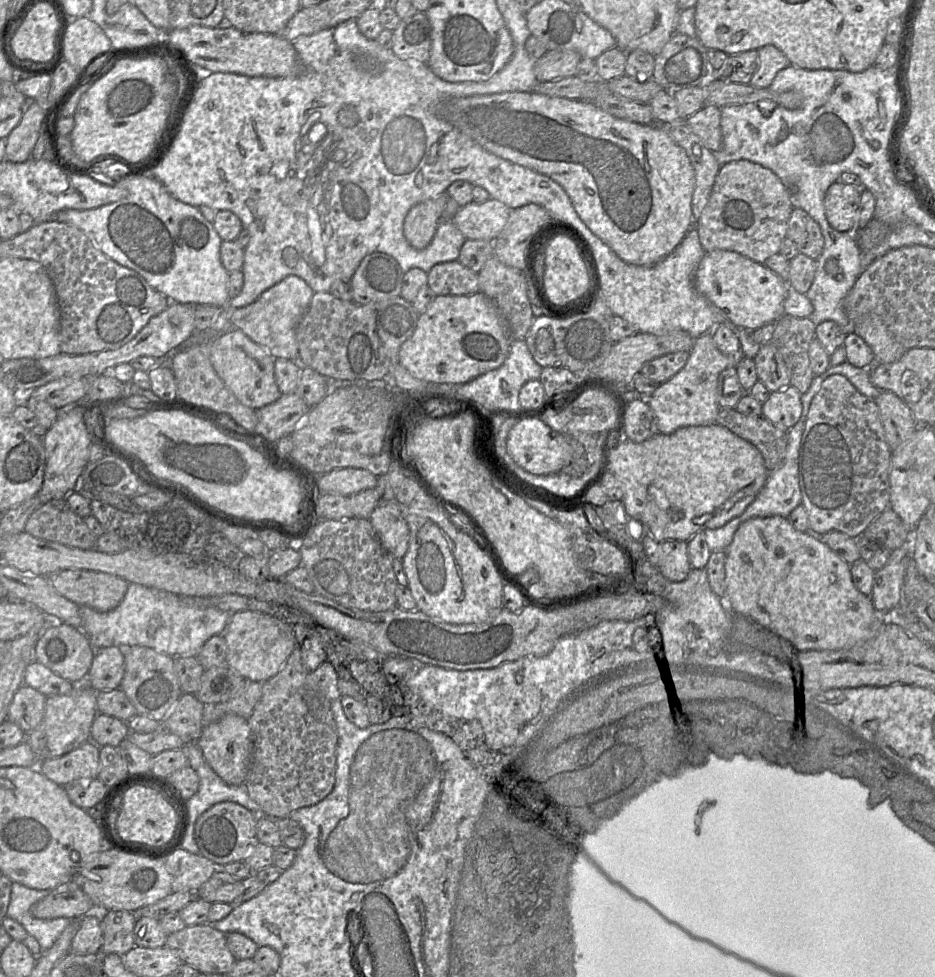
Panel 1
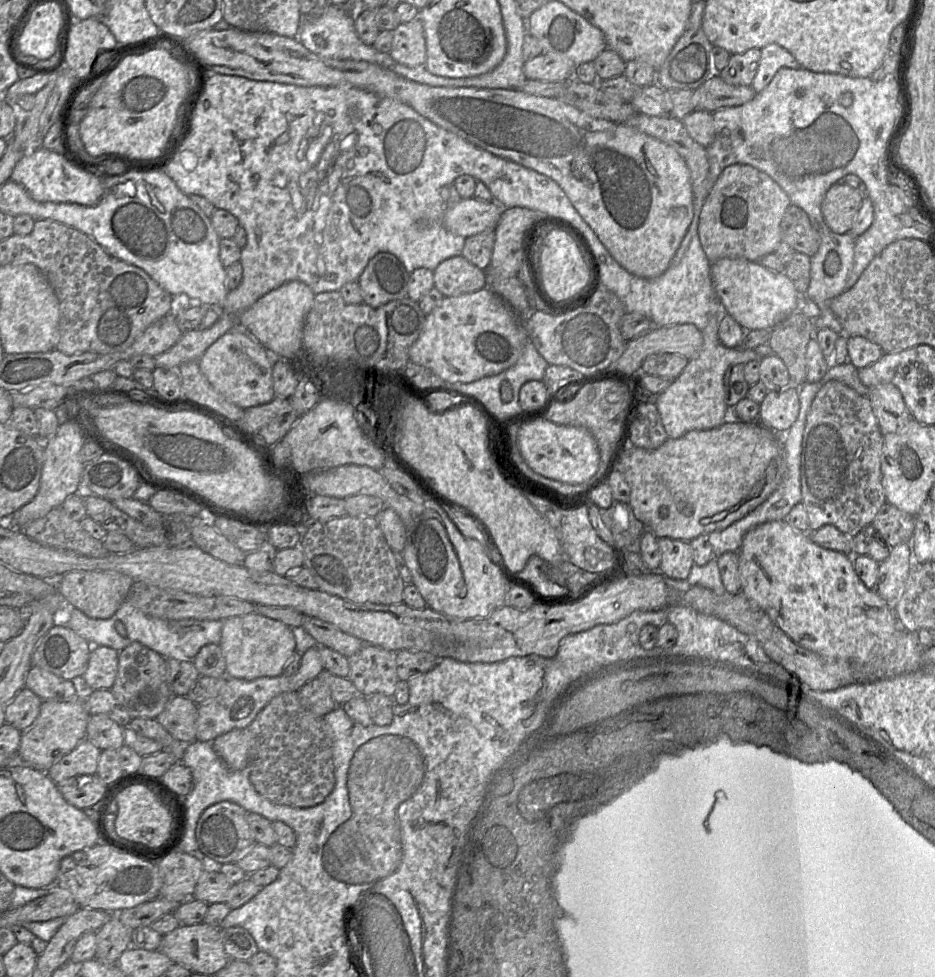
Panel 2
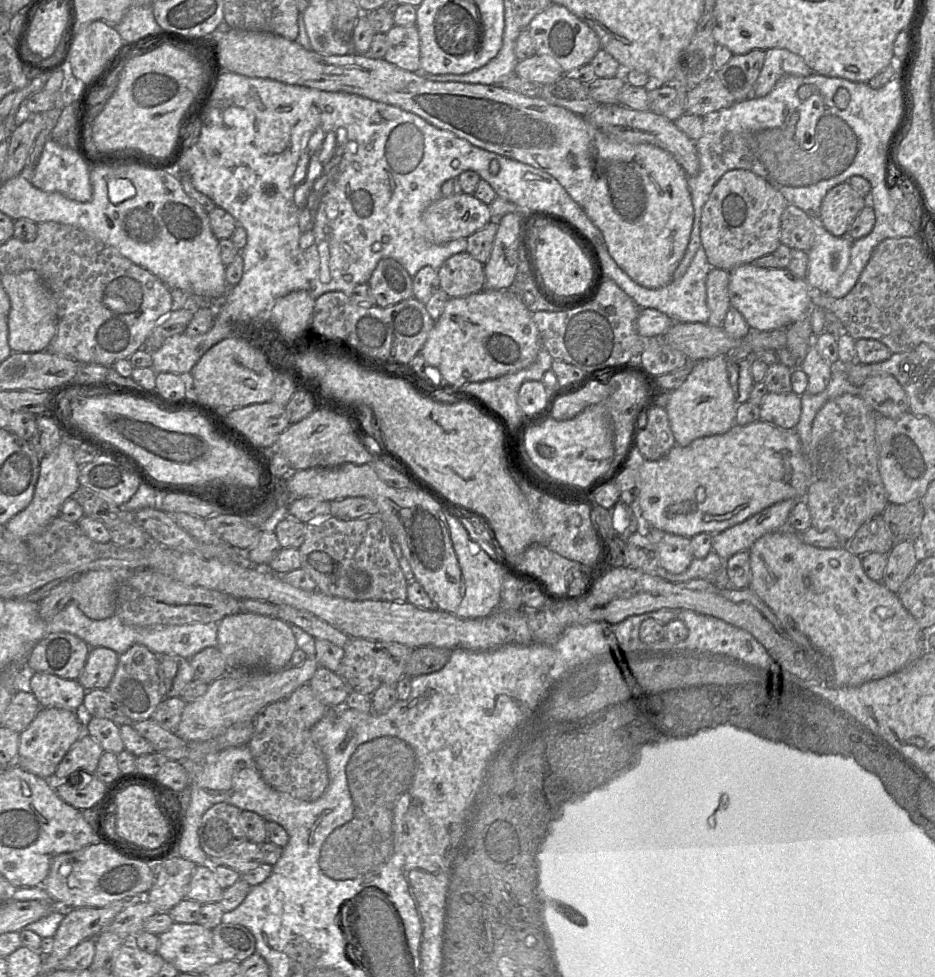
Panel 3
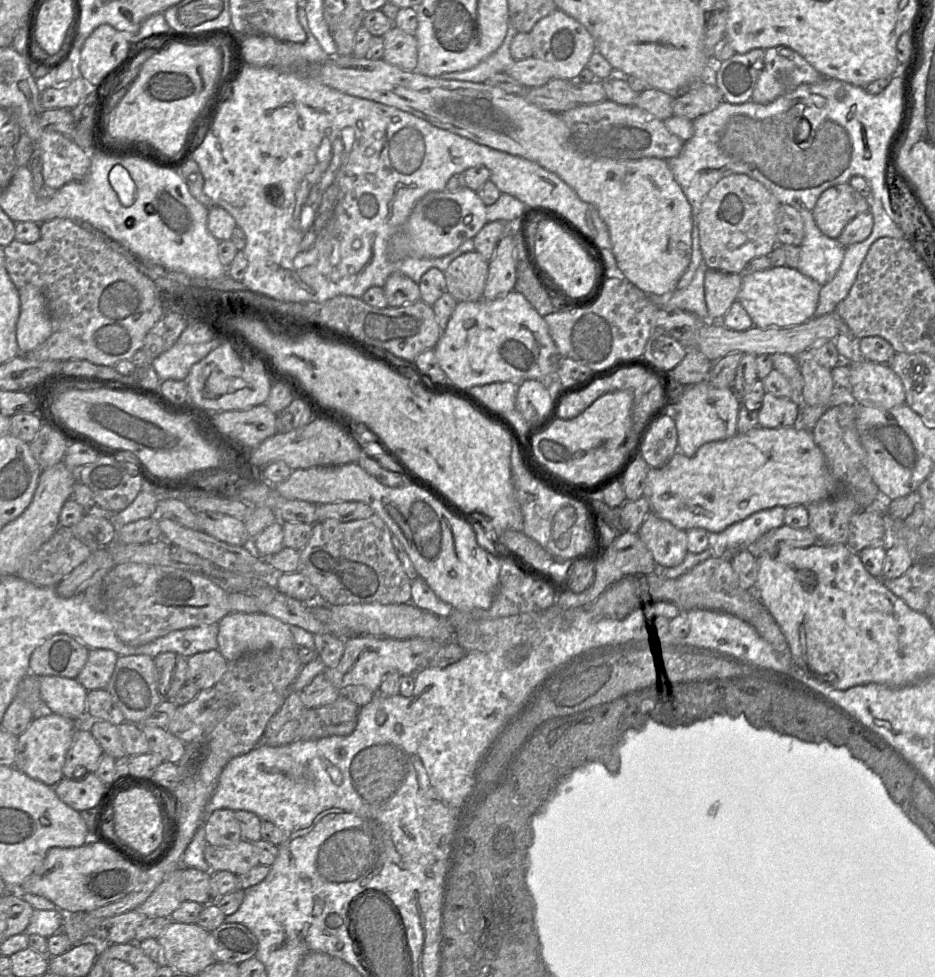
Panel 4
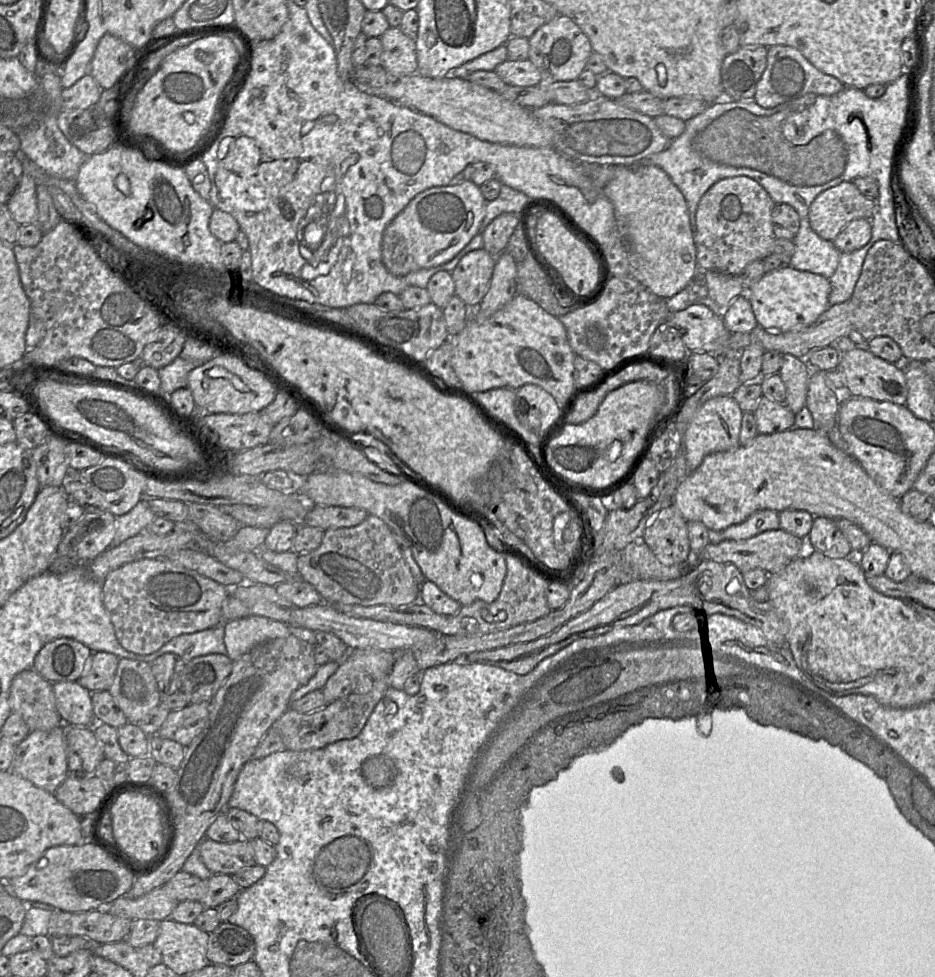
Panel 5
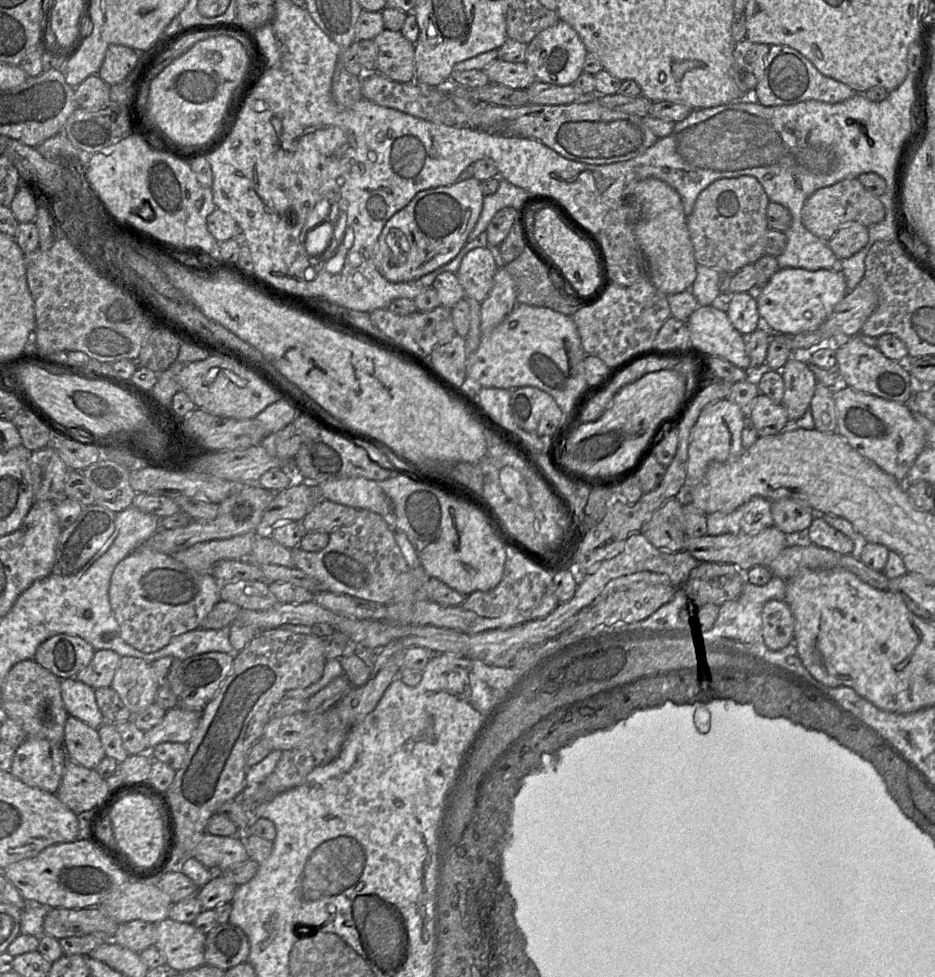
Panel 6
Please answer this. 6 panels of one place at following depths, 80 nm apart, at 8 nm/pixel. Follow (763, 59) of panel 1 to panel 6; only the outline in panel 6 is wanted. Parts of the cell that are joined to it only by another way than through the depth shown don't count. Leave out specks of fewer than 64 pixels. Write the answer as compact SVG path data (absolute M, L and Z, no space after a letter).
M784 45L770 46L764 74L752 93L753 99L763 106L791 105L809 100L835 104L856 94L844 83L821 74L798 51Z

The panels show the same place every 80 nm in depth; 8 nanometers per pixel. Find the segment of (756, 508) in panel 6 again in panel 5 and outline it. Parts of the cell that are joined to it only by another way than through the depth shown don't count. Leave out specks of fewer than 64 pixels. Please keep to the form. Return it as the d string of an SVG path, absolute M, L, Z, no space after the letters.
M759 510L745 521L734 524L724 530L709 530L709 543L718 544L724 540L745 540L768 530L780 529L779 512Z

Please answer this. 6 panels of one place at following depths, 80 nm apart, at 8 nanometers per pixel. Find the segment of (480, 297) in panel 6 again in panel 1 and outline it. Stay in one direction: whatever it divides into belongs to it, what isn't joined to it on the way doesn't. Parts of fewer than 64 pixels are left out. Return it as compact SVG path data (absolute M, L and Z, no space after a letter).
M458 260L434 265L427 272L427 285L436 294L469 295L479 292L478 273Z

